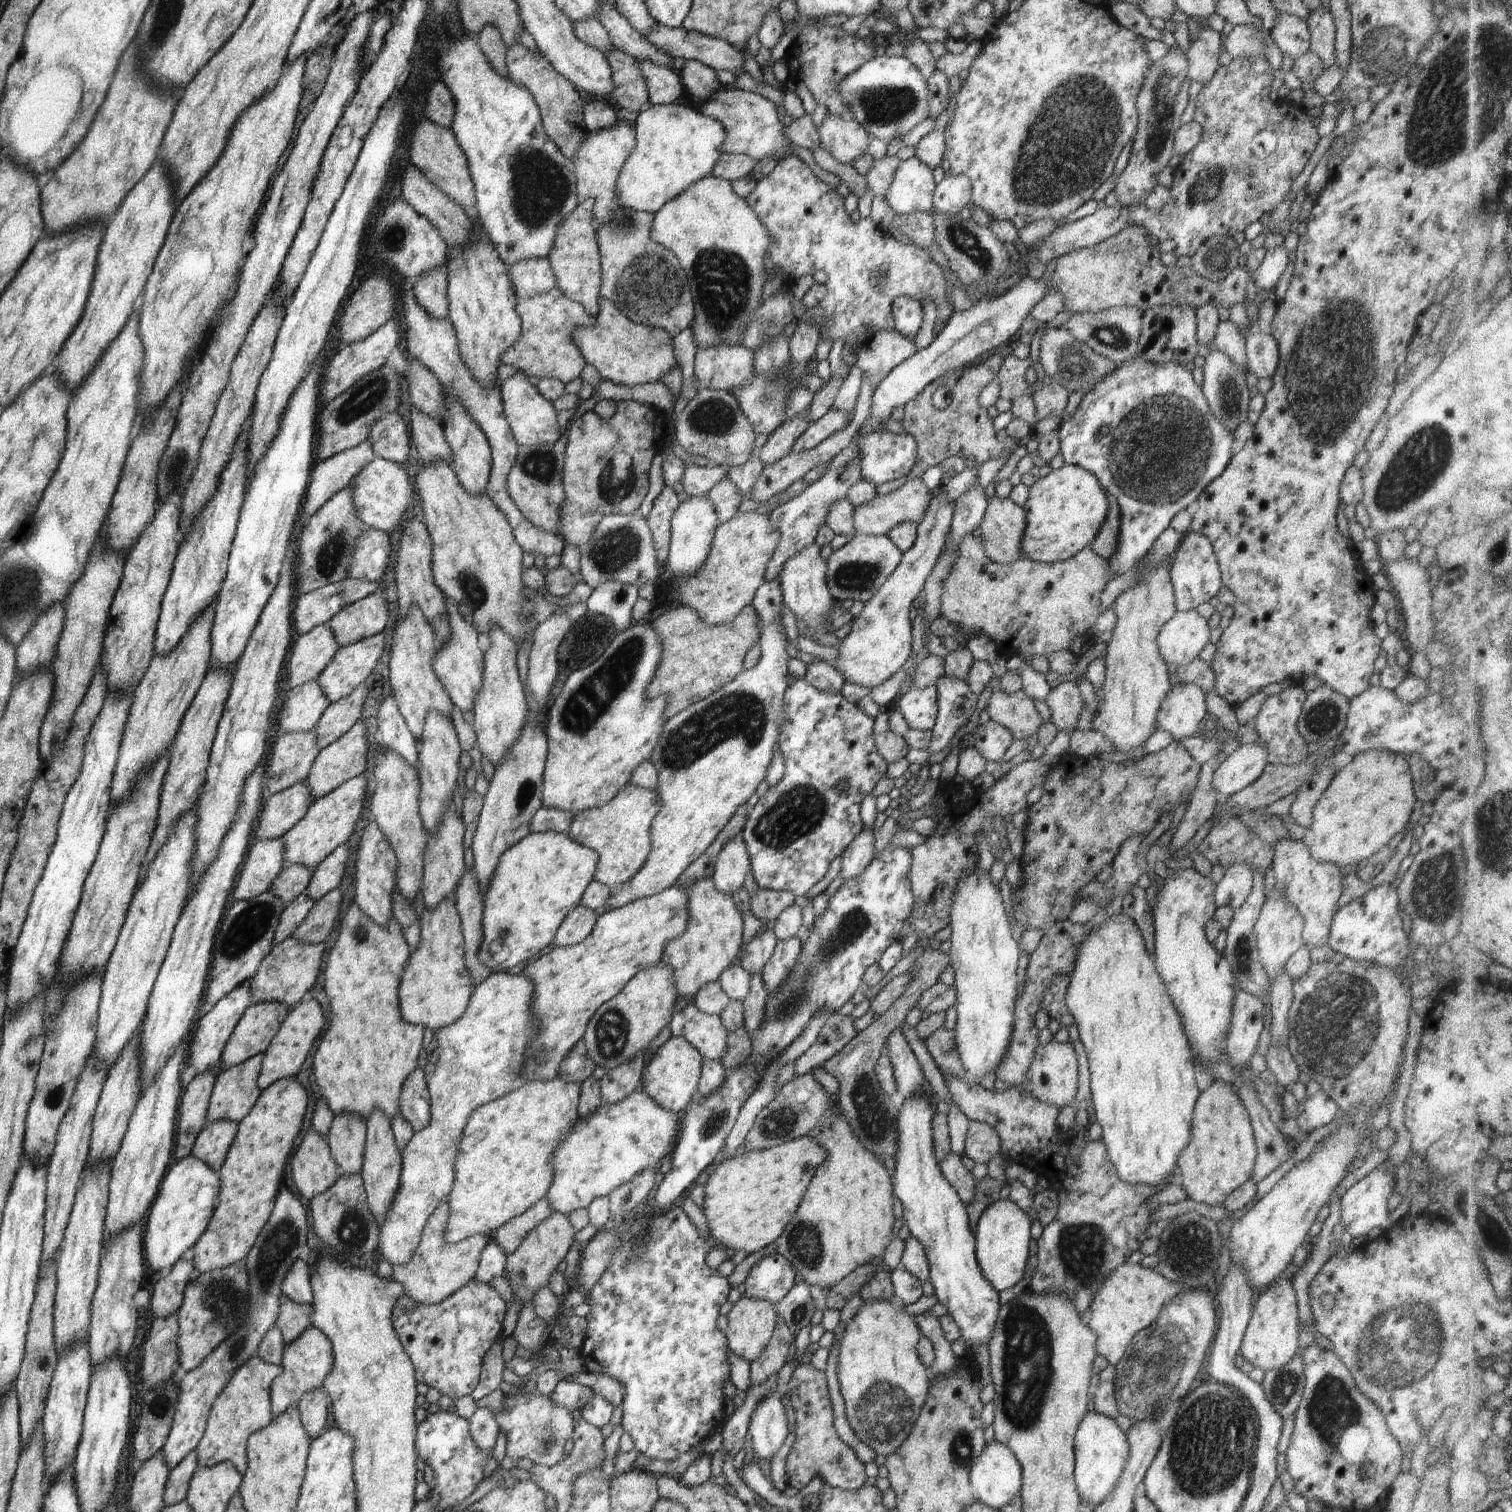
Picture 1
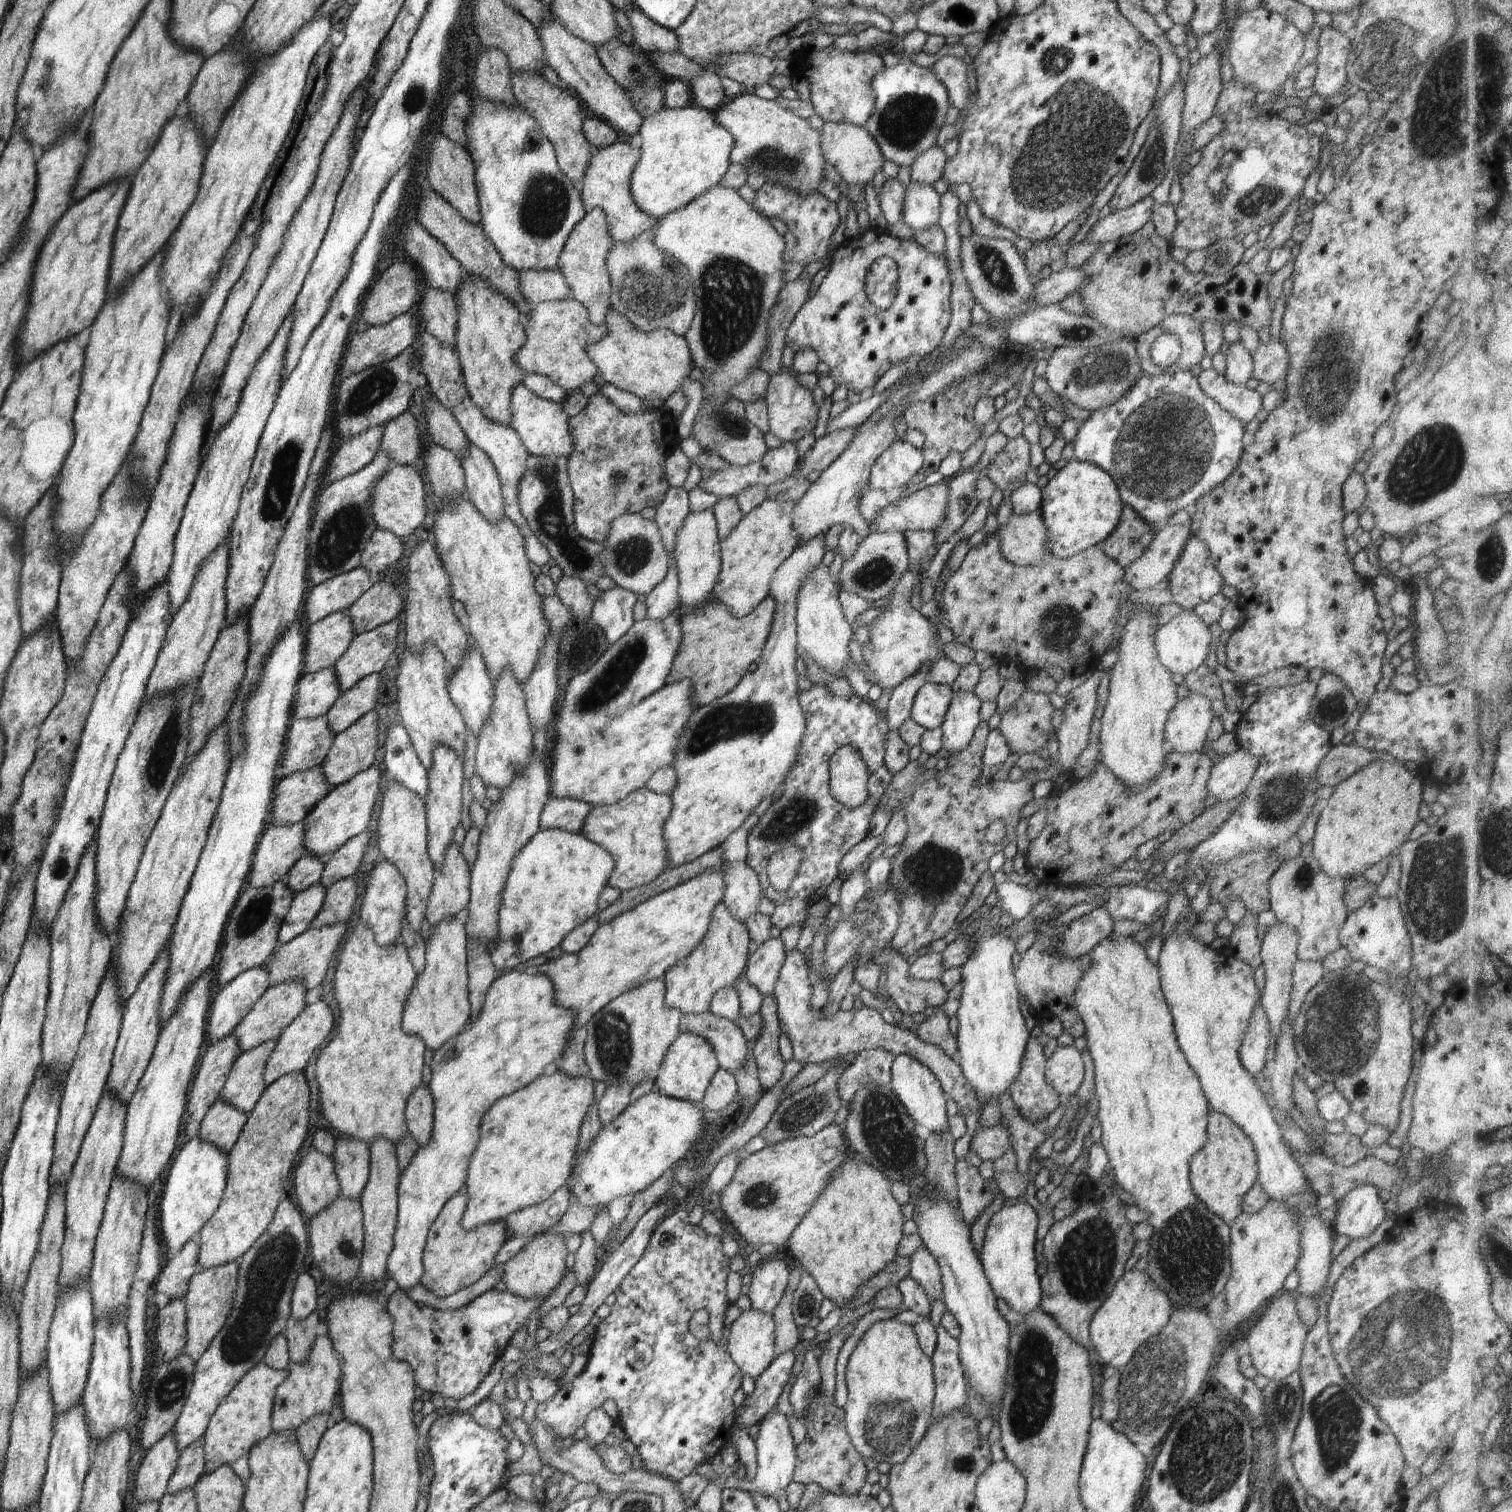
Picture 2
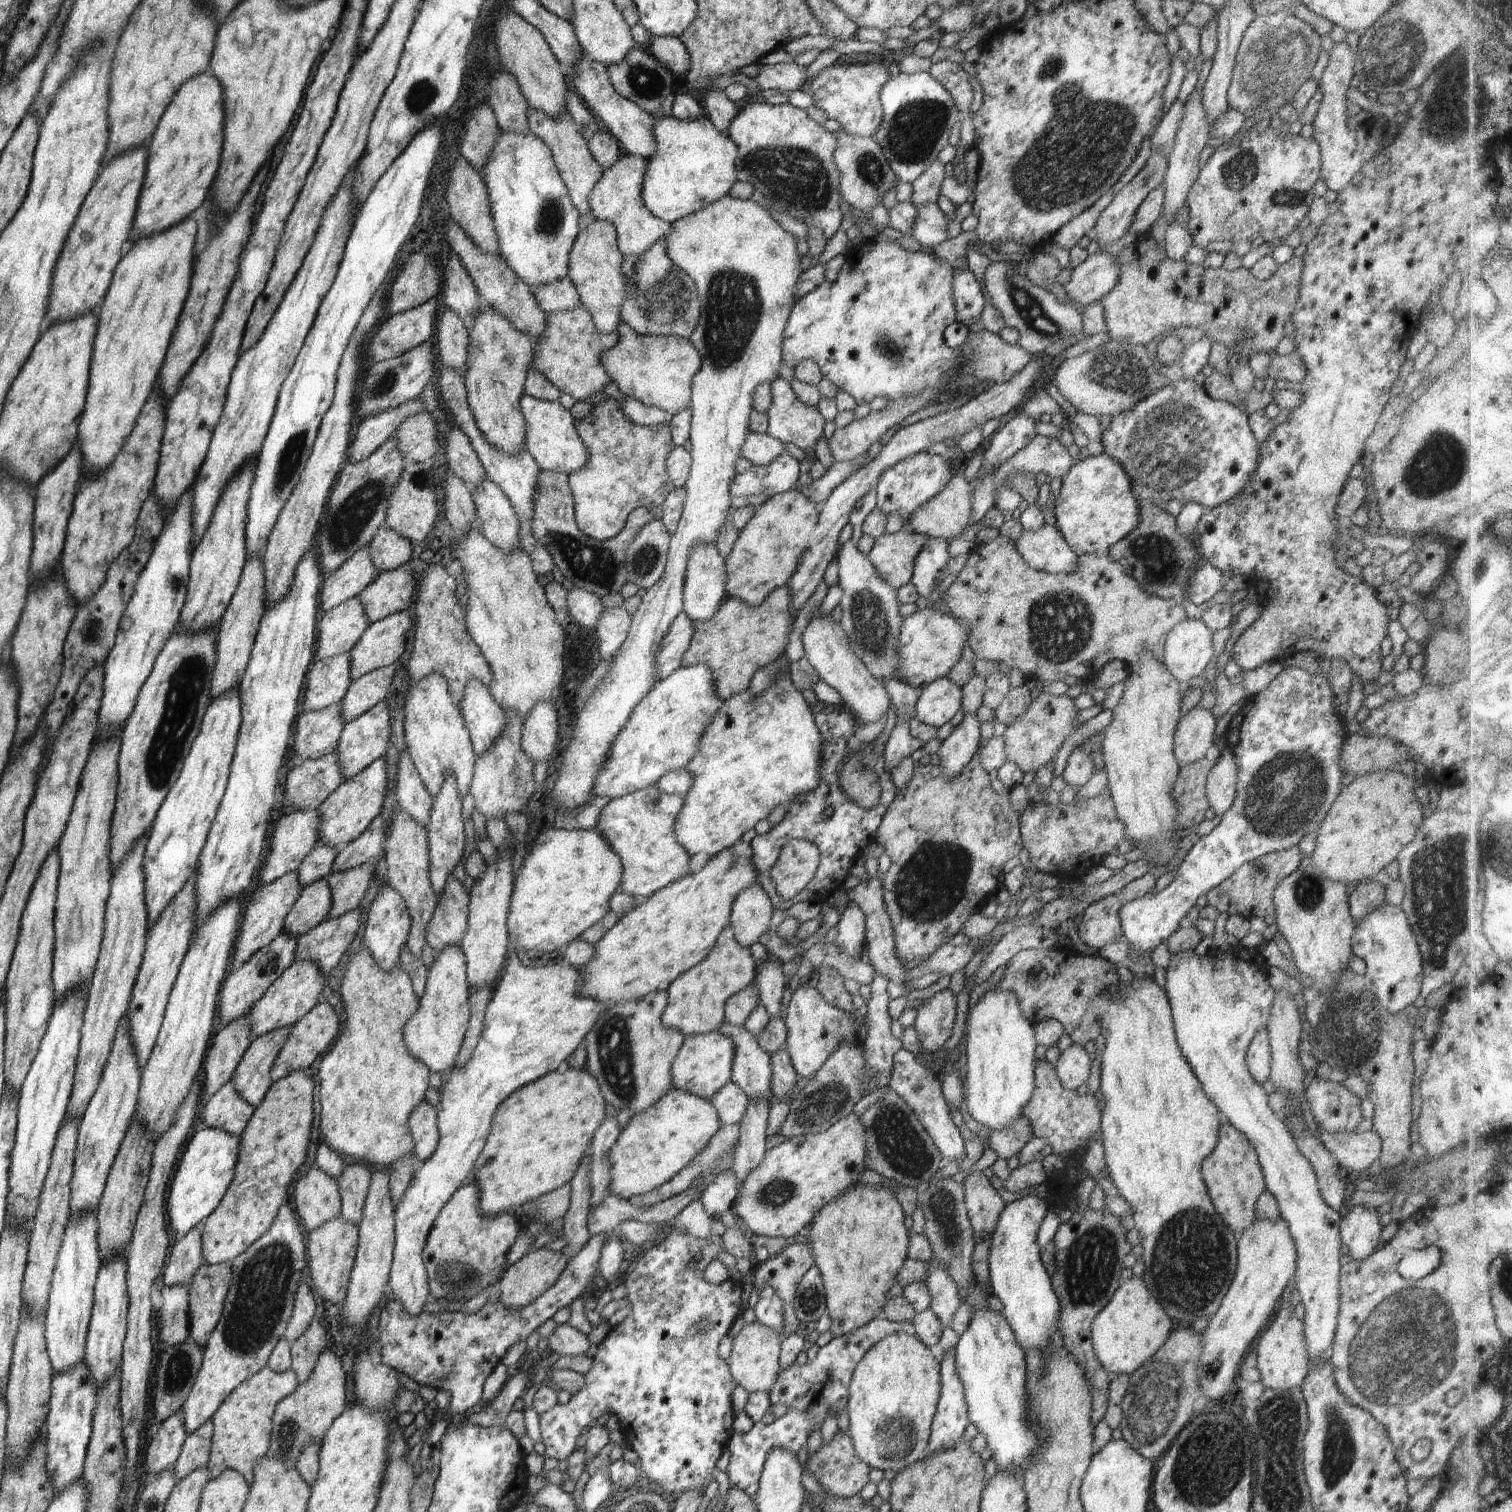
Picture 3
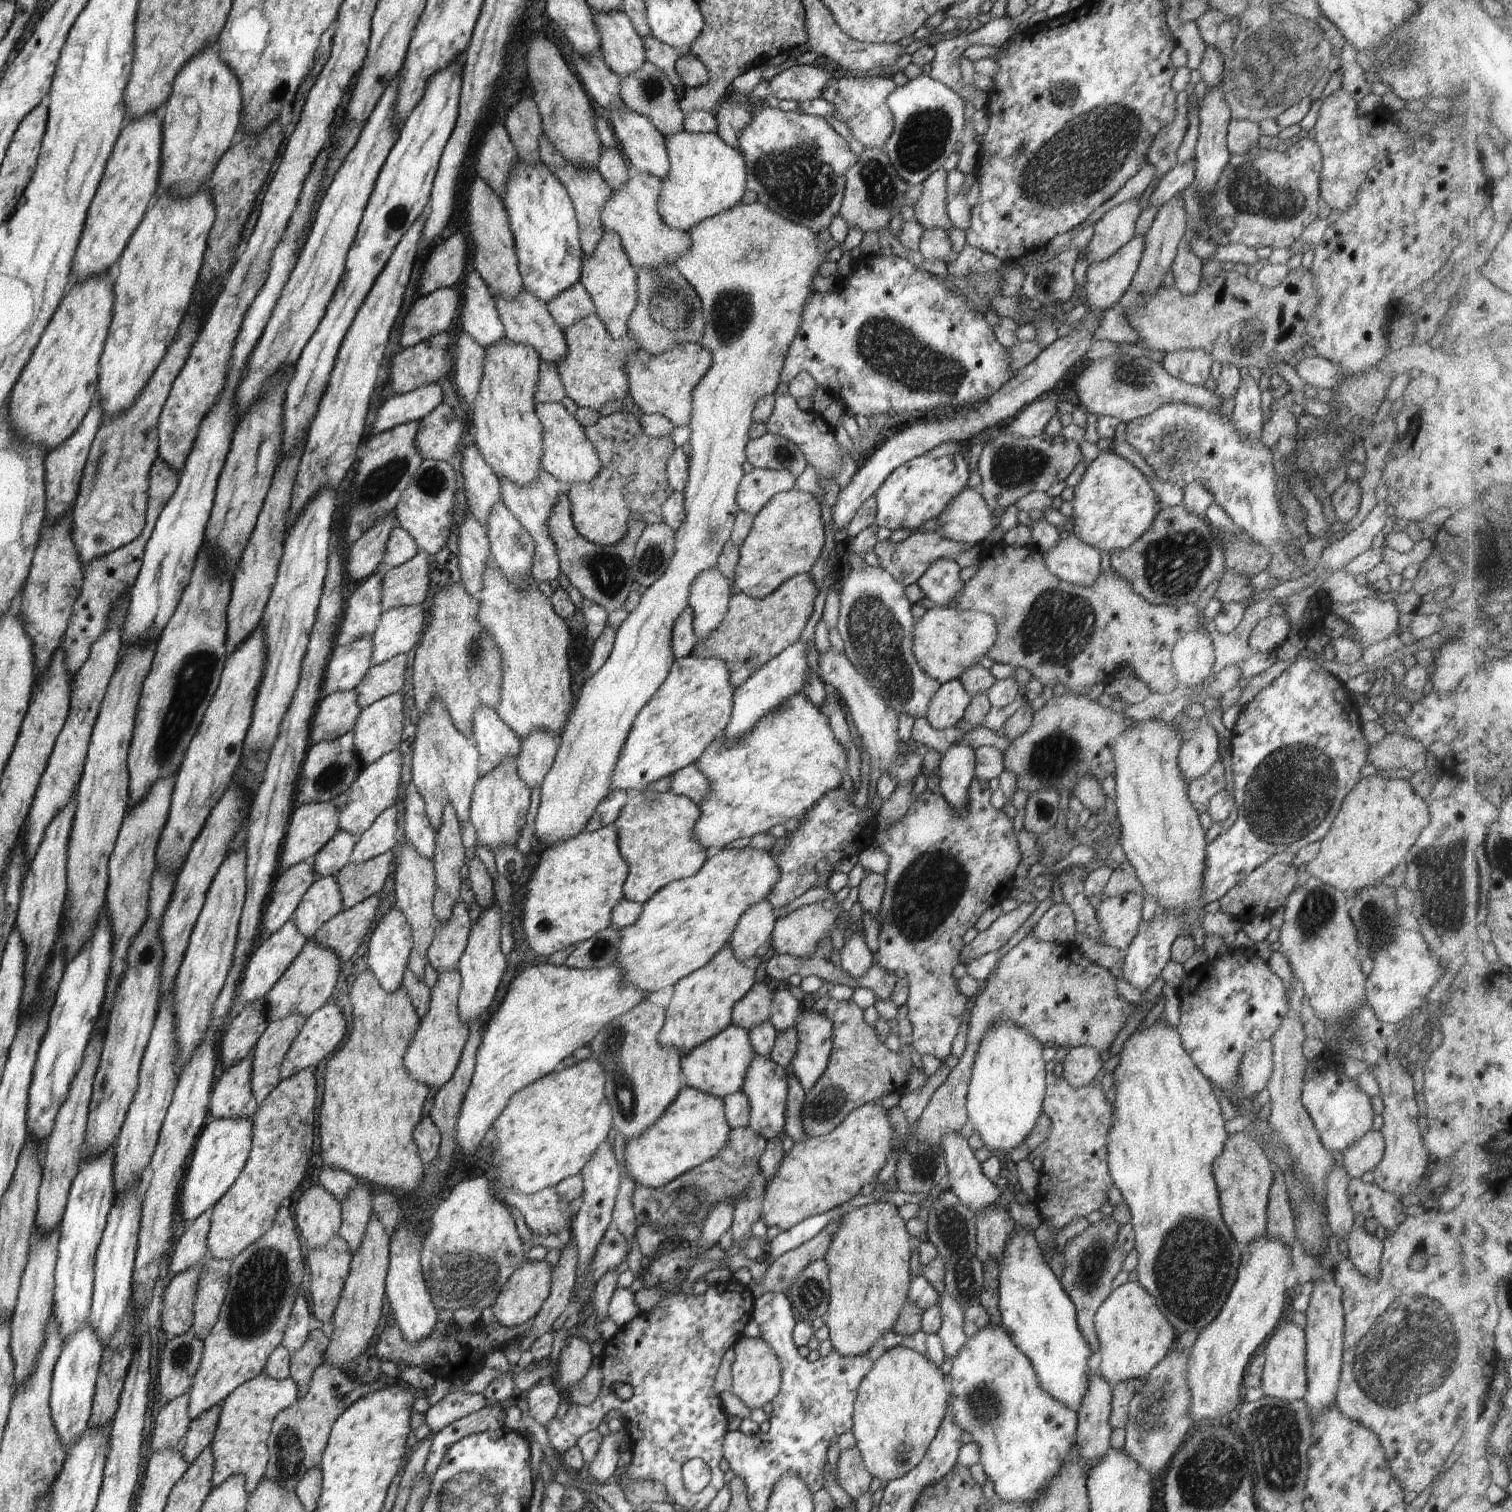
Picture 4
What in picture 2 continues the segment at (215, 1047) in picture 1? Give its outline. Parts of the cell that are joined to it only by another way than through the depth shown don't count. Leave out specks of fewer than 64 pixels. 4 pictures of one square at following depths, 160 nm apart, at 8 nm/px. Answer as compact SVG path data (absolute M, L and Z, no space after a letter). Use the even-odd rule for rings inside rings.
M272 955L263 966L242 972L232 982L228 982L224 987L221 987L218 996L214 998L214 1002L210 1006L209 1018L207 1020L207 1043L211 1043L212 1040L224 1040L228 1034L233 1034L234 1028L244 1020L248 1012L254 1007L254 1004L258 1002L260 996L268 990L270 987L268 982L270 980L268 980L268 968L266 966L268 966L270 958L272 958Z

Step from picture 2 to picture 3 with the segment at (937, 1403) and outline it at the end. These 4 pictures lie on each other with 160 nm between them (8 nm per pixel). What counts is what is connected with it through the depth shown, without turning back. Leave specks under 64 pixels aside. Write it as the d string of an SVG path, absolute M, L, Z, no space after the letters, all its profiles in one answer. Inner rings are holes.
M955 1347L945 1354L939 1365L941 1389L931 1424L929 1454L956 1444L970 1422L964 1387L956 1372Z

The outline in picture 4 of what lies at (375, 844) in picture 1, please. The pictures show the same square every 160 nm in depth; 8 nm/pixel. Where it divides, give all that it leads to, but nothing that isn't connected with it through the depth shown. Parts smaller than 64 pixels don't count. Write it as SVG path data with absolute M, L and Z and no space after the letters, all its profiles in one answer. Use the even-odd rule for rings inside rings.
M396 904L392 905L389 912L376 924L368 942L367 968L374 973L379 985L391 993L402 985L403 974L413 947L411 926Z

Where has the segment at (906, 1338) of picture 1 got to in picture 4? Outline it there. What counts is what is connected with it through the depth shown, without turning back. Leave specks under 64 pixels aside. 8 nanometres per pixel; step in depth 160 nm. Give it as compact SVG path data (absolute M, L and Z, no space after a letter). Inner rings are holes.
M892 1347L872 1363L868 1374L860 1381L853 1406L853 1434L865 1469L876 1478L890 1482L904 1476L922 1462L928 1447L950 1410L948 1383L940 1368L913 1348Z

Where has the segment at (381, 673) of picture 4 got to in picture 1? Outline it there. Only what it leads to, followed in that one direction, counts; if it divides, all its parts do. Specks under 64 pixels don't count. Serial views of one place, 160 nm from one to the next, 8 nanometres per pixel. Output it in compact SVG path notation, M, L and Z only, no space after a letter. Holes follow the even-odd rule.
M359 684L347 697L330 703L320 717L314 730L316 746L322 750L346 734L354 724L361 720L368 687Z

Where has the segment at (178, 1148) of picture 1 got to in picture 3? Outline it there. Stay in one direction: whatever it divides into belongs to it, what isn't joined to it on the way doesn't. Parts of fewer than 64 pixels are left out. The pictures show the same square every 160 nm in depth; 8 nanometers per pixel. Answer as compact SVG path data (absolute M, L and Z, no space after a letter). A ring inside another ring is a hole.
M249 1018L227 1024L212 1039L204 1059L204 1083L200 1102L206 1104L223 1084L232 1080L240 1059L252 1042Z

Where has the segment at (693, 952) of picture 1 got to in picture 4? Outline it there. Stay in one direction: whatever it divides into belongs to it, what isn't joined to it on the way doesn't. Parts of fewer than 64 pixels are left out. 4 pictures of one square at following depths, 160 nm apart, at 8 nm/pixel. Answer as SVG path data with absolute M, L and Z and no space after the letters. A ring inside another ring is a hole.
M726 944L708 964L680 979L674 985L671 1001L665 1010L659 1043L676 1047L683 1055L730 1026L732 1007L754 986L756 966L760 963L755 956L745 961L737 959L730 944Z

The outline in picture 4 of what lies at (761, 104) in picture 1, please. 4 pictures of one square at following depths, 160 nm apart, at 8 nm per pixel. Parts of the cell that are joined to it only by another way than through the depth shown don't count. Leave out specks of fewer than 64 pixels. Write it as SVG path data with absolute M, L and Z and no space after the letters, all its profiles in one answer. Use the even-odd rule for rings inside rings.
M764 107L758 109L752 117L750 124L747 124L738 135L739 150L744 155L746 161L746 190L754 190L758 195L757 200L765 204L772 212L779 214L782 218L788 219L797 225L805 226L817 235L824 228L829 228L832 219L839 214L841 202L845 189L845 172L849 166L852 166L857 161L857 155L848 147L847 140L837 133L823 118L807 115L800 110L785 111L780 108Z

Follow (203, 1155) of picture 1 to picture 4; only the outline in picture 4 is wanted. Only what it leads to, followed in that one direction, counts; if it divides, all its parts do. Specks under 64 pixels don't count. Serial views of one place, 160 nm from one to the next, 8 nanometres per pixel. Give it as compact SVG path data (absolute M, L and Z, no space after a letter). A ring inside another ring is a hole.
M253 1052L217 1074L209 1098L209 1112L215 1119L250 1119L257 1111L249 1085L252 1061Z

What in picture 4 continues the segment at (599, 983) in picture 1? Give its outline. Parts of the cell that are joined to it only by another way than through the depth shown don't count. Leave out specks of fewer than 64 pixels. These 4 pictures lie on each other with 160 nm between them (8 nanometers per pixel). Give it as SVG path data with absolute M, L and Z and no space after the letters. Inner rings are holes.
M751 846L743 849L722 848L719 854L707 858L696 874L661 888L642 905L635 923L619 930L621 943L612 965L621 971L621 986L633 986L643 993L652 994L666 986L674 986L680 979L708 964L724 945L729 944L740 915L766 899L779 876L777 860L768 851L755 850Z

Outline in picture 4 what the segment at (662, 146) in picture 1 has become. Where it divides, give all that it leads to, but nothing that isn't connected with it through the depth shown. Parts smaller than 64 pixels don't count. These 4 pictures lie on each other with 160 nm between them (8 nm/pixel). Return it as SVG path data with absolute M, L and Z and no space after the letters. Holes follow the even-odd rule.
M684 130L673 135L668 135L665 138L665 145L668 153L669 171L667 177L661 180L661 189L659 190L659 197L657 198L656 210L669 227L679 231L688 232L696 223L699 224L699 222L702 222L705 218L710 218L715 214L731 209L733 206L736 206L741 202L741 198L744 196L744 190L746 190L747 170L745 169L746 161L744 160L744 155L740 152L740 150L728 146L728 144L726 144L716 133L693 133Z

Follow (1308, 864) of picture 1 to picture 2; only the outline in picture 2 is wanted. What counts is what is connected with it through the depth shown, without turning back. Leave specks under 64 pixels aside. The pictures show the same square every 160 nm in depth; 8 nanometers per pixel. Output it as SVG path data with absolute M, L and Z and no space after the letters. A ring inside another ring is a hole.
M1302 856L1285 860L1271 876L1270 909L1279 922L1288 924L1298 934L1297 959L1304 962L1322 962L1326 956L1342 948L1339 932L1349 913L1344 902L1345 885L1346 881L1342 877L1328 876L1315 858L1302 858Z

